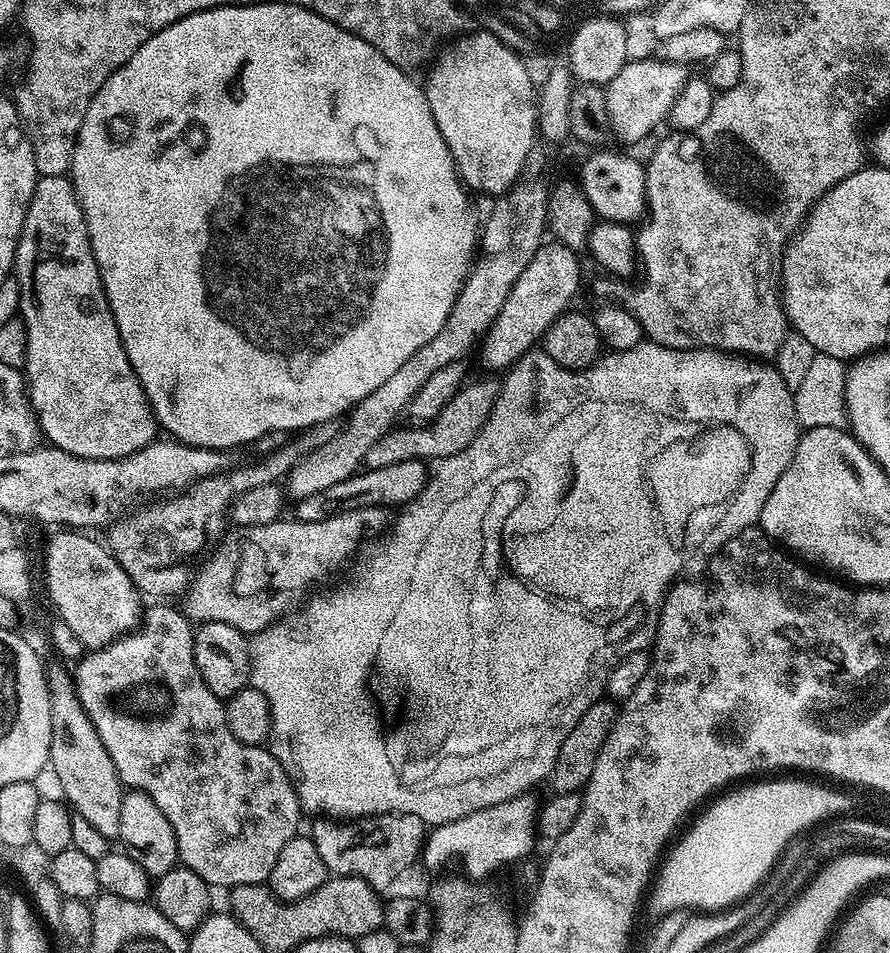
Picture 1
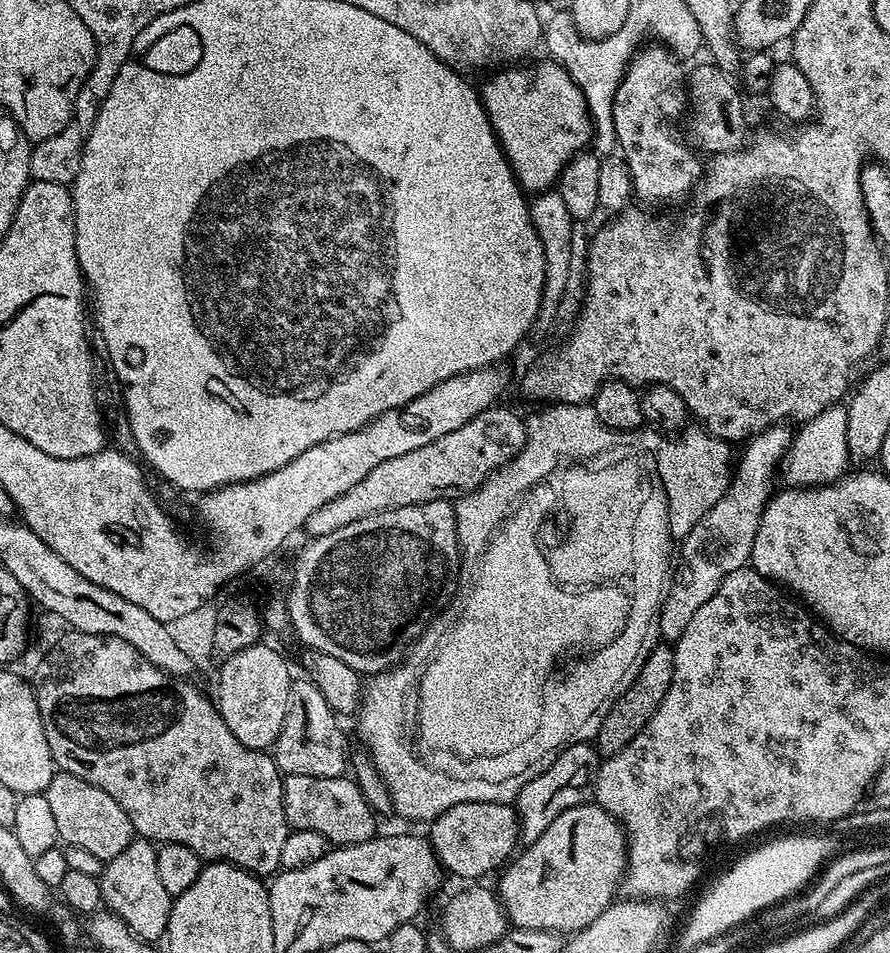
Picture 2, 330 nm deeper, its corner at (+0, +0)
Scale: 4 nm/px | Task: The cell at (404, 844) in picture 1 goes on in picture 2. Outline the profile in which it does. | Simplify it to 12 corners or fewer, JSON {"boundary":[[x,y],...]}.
{"boundary":[[284,776],[289,829],[329,845],[377,835],[356,781]]}

